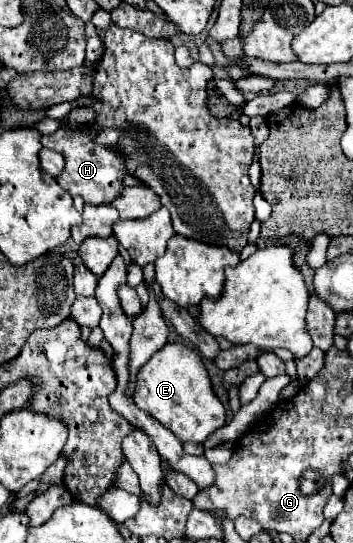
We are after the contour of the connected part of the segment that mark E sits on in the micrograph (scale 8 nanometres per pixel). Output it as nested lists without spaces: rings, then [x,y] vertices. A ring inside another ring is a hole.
[[[167,342],[159,354],[153,354],[145,366],[135,376],[135,394],[133,400],[137,406],[151,416],[155,416],[161,424],[165,424],[181,442],[203,442],[211,432],[225,424],[225,408],[221,400],[215,396],[211,378],[201,356],[185,346]]]

